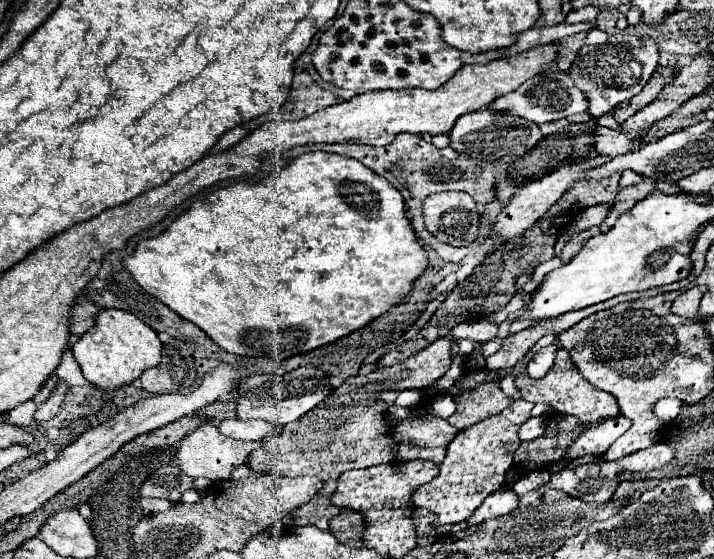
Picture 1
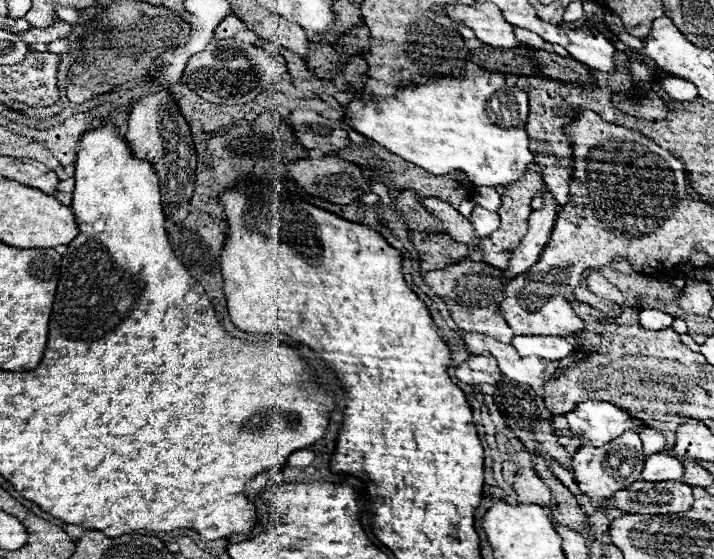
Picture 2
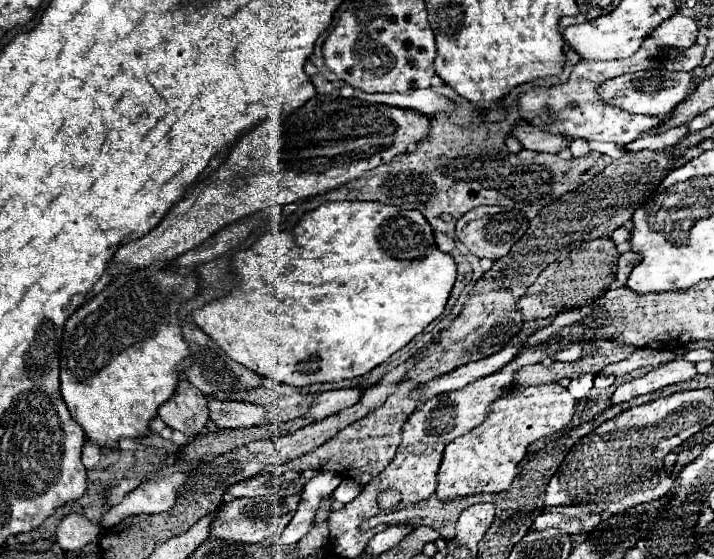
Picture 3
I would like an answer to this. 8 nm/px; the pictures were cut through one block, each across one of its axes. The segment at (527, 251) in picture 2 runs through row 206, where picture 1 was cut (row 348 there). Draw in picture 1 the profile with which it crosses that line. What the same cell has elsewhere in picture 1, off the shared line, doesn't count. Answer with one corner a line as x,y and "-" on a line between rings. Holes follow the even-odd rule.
556,344
544,346
540,352
536,352
526,366
530,378
544,378
554,364
554,356
556,356

